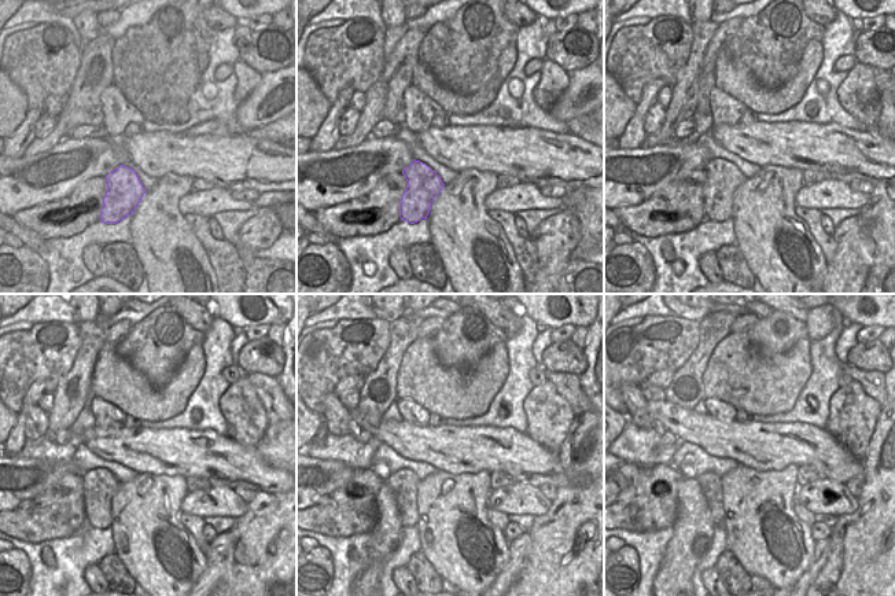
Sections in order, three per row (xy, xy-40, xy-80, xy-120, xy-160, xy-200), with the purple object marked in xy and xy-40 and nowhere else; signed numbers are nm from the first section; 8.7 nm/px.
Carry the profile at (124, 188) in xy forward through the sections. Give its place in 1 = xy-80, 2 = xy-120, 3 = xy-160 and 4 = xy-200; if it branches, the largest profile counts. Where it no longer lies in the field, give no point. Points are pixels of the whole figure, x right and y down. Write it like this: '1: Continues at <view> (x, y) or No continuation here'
1: Continues at xy-80 (722, 179)
2: Continues at xy-120 (100, 485)
3: Continues at xy-160 (404, 482)
4: Continues at xy-200 (711, 486).

